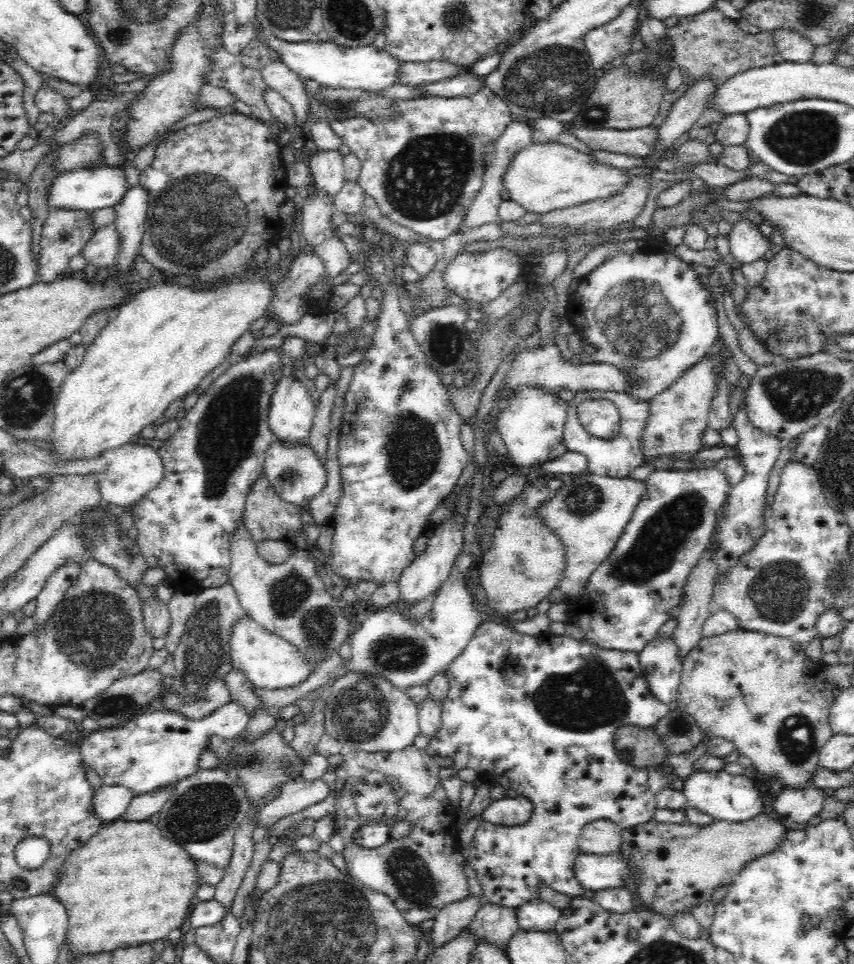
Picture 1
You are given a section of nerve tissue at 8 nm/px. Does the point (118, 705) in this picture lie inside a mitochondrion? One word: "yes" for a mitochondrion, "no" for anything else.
yes

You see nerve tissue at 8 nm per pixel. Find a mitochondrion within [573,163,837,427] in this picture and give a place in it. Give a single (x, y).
(636, 318)

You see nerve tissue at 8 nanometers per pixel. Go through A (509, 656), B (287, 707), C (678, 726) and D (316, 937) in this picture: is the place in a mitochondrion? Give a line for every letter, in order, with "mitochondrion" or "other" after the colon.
A: other
B: other
C: mitochondrion
D: mitochondrion

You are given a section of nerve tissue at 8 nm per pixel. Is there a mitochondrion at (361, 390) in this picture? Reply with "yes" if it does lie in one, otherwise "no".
no

